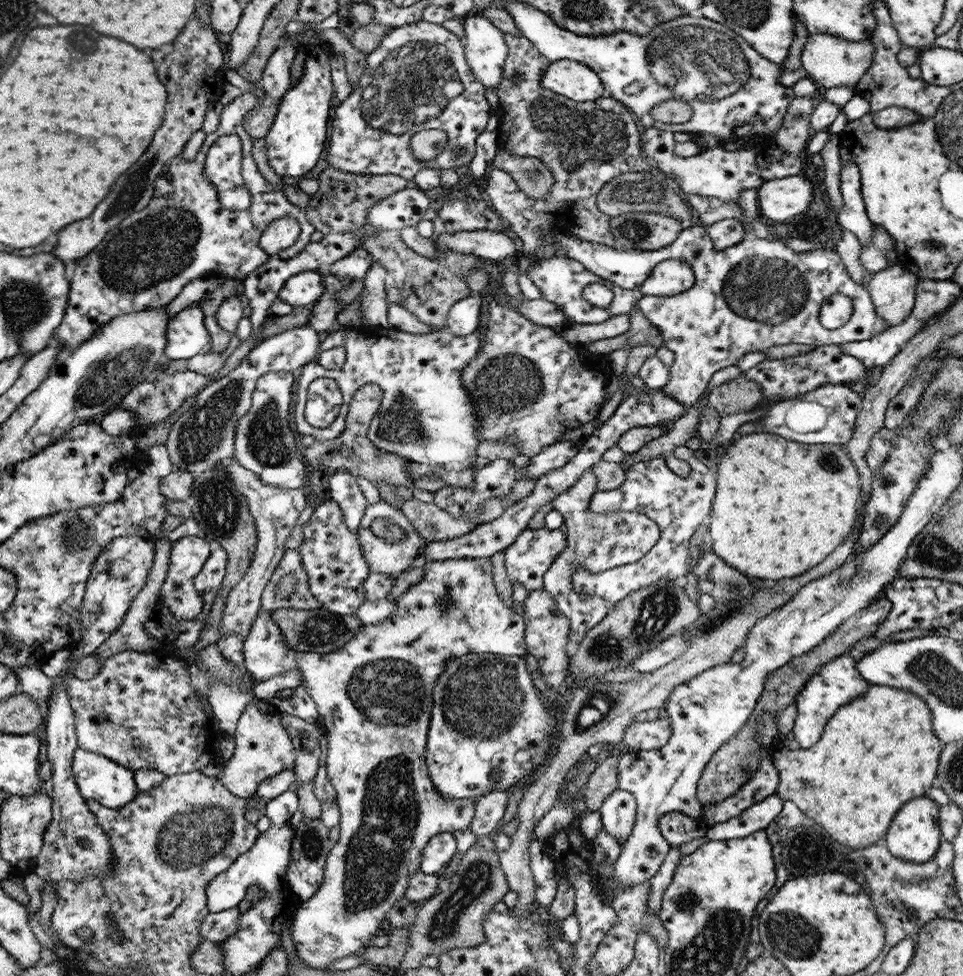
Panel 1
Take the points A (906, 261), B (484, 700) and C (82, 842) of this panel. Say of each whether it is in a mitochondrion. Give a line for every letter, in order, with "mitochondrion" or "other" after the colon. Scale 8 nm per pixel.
A: other
B: mitochondrion
C: other

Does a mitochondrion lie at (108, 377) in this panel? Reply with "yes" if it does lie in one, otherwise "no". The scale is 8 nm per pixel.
yes

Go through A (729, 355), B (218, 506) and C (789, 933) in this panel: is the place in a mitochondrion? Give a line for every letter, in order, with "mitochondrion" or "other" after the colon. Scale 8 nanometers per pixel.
A: other
B: mitochondrion
C: mitochondrion

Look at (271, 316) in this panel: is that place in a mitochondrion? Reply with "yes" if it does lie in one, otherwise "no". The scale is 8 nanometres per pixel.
no

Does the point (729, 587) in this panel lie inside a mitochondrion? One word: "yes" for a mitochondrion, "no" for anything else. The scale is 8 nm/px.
yes

